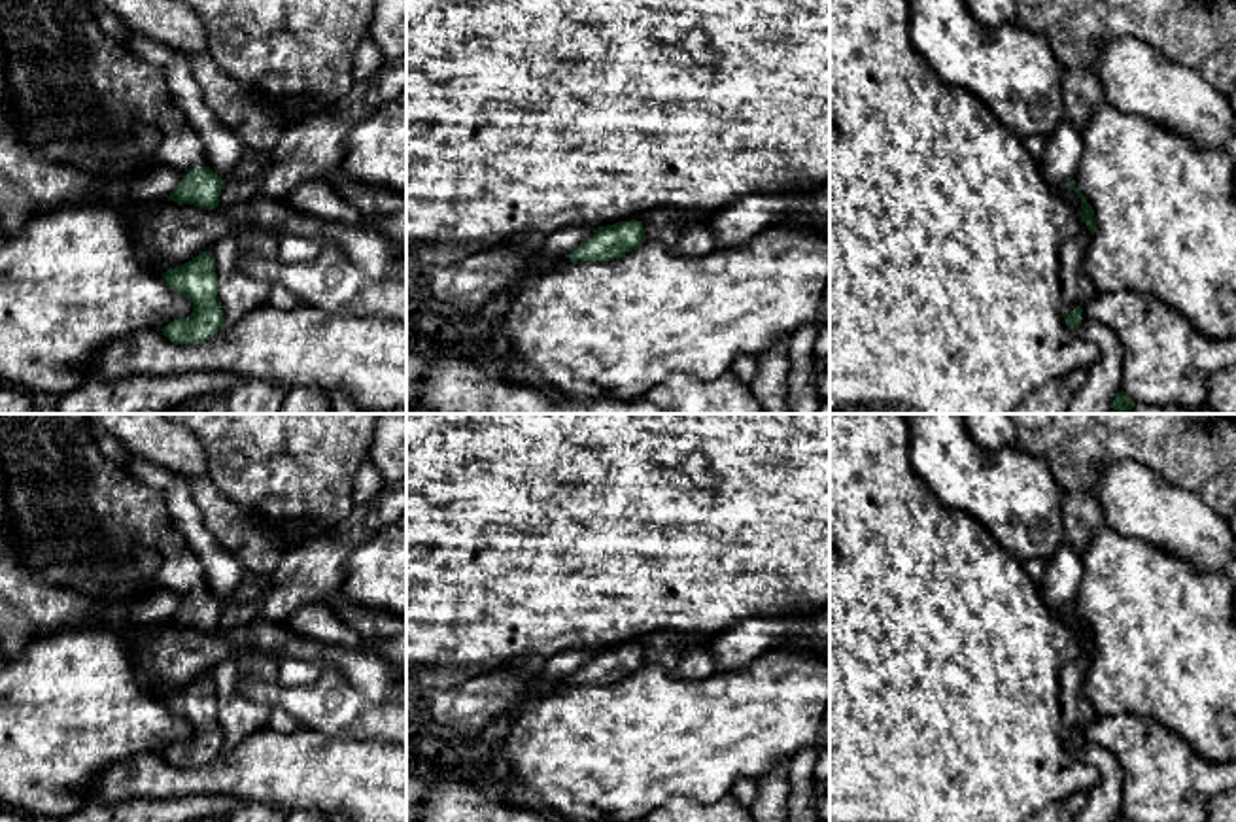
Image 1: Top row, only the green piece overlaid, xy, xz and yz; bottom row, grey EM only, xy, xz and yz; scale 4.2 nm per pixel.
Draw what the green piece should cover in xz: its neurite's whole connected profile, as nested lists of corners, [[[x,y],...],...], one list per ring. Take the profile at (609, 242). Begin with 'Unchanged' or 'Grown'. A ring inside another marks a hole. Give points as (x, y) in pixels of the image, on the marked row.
Grown. [[[637,219],[599,227],[592,238],[559,257],[552,266],[576,261],[614,261],[637,249],[644,240],[643,221]]]

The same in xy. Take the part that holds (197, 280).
Unchanged. [[[204,251],[193,261],[166,270],[163,278],[174,293],[193,302],[189,317],[174,319],[161,329],[170,342],[200,344],[225,327],[212,251]]]

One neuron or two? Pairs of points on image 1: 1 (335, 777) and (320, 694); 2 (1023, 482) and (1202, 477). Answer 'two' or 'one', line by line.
1: two
2: two

